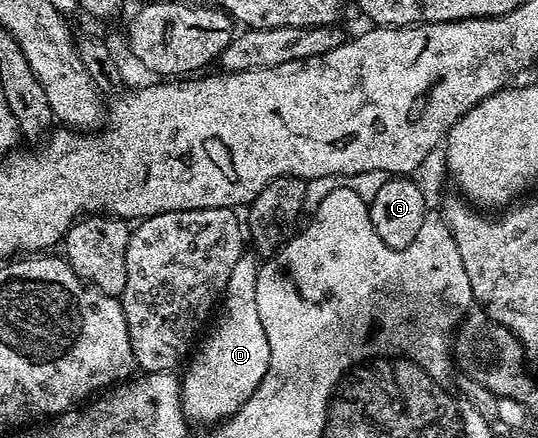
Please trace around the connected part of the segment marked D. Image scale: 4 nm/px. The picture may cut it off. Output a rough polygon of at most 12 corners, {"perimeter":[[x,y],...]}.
{"perimeter":[[260,257],[231,270],[182,375],[188,419],[224,421],[257,391],[270,345]]}

